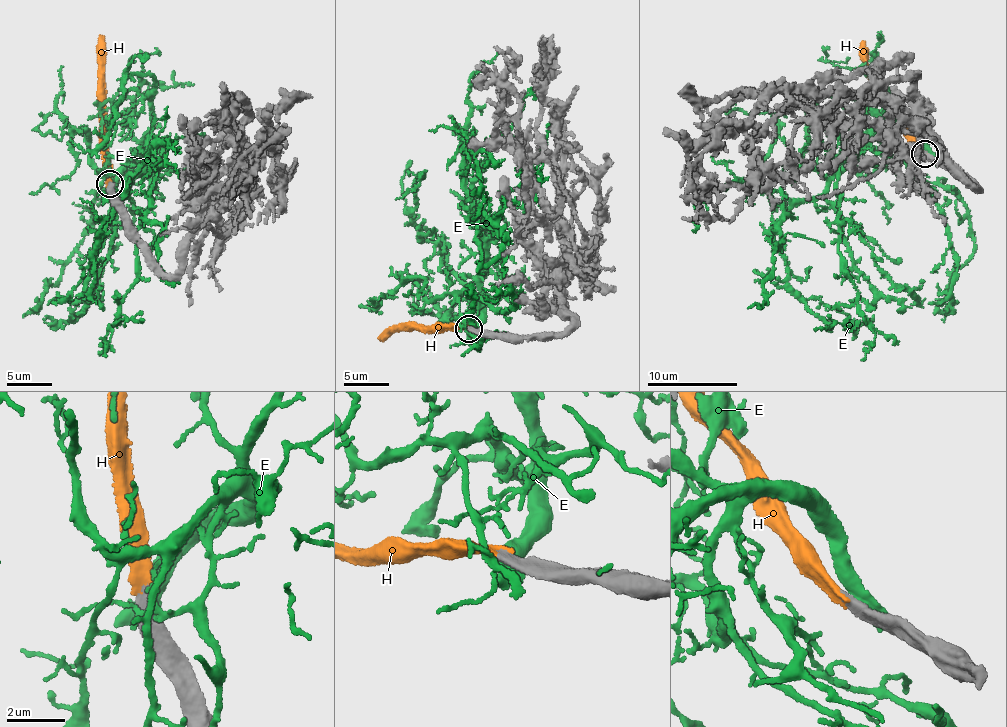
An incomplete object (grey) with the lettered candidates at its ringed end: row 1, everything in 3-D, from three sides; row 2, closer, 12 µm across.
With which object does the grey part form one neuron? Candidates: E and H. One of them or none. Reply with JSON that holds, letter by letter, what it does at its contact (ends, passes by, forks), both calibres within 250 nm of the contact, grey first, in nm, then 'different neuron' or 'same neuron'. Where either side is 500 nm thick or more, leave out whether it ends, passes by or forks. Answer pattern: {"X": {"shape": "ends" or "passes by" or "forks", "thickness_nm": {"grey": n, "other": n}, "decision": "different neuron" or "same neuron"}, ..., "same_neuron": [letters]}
{"E": {"thickness_nm": {"grey": 500, "other": 420}, "decision": "different neuron"}, "H": {"shape": "ends", "thickness_nm": {"grey": 440, "other": 360}, "decision": "same neuron"}, "same_neuron": ["H"]}

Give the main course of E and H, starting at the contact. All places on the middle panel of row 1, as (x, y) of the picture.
E: (473, 331), (477, 330), (479, 281), (486, 256), (462, 172), (464, 149), (472, 144), (482, 199), (472, 219)
H: (471, 328), (424, 332), (414, 327), (392, 331), (385, 339), (378, 337)

